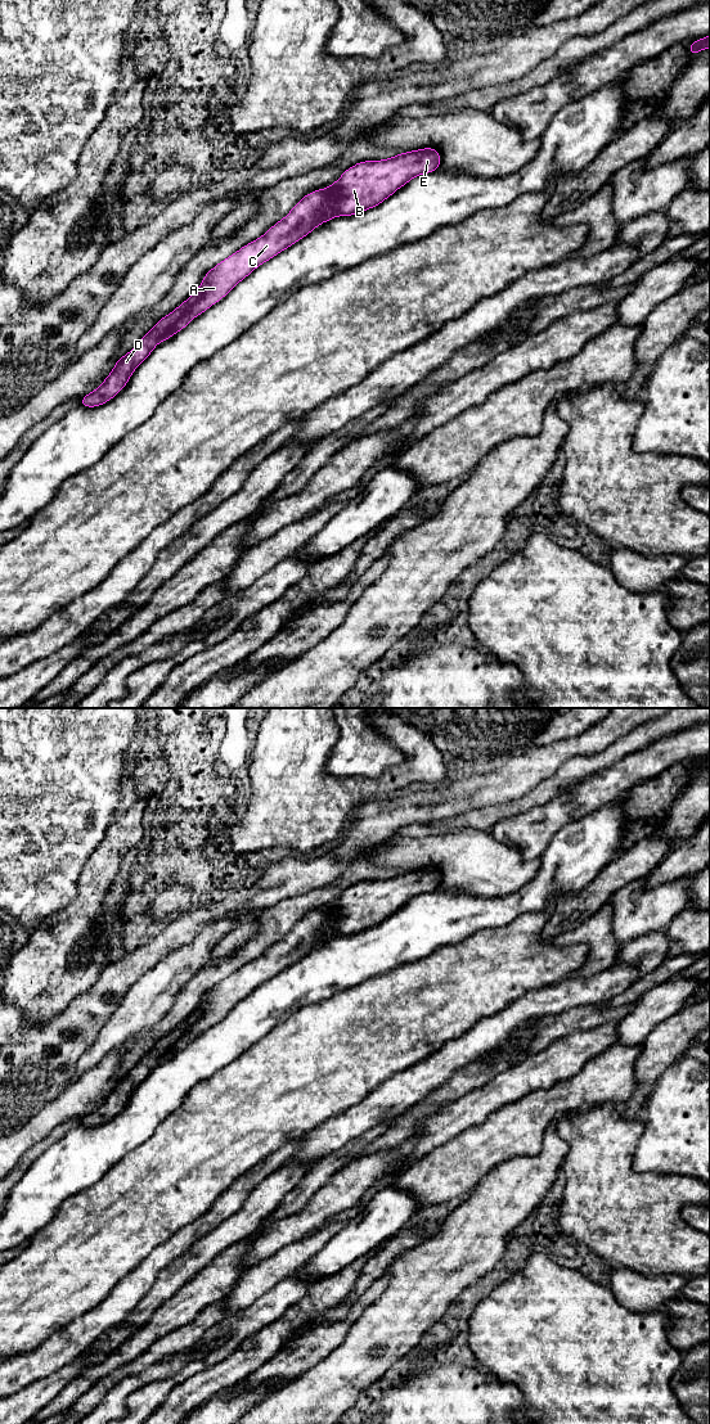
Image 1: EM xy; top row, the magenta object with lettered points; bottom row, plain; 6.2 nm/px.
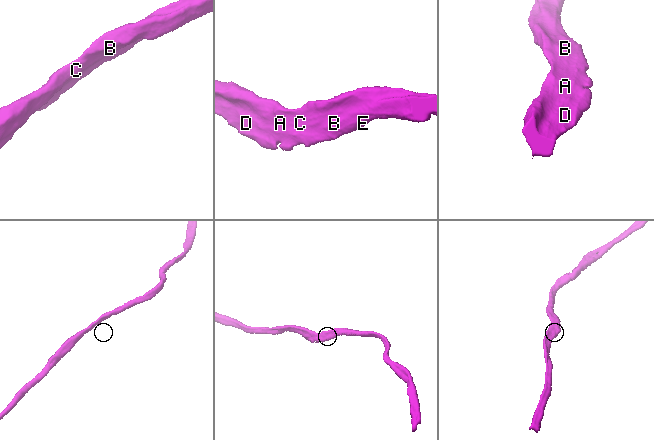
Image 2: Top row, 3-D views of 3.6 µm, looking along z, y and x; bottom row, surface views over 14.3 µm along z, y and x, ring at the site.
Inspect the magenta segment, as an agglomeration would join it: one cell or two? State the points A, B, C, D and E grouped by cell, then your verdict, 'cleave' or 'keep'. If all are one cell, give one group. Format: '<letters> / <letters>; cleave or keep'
A C / B D E; cleave

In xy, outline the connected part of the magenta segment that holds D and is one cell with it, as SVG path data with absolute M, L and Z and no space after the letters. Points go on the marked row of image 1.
M197 289L179 307L158 320L130 352L117 360L104 382L80 400L80 405L85 407L96 407L118 395L127 384L134 370L150 355L154 347L162 342L163 335L167 334L187 310L198 301L199 296L201 290Z

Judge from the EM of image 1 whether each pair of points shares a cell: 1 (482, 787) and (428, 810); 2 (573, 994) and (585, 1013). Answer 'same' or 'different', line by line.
1: same
2: different

